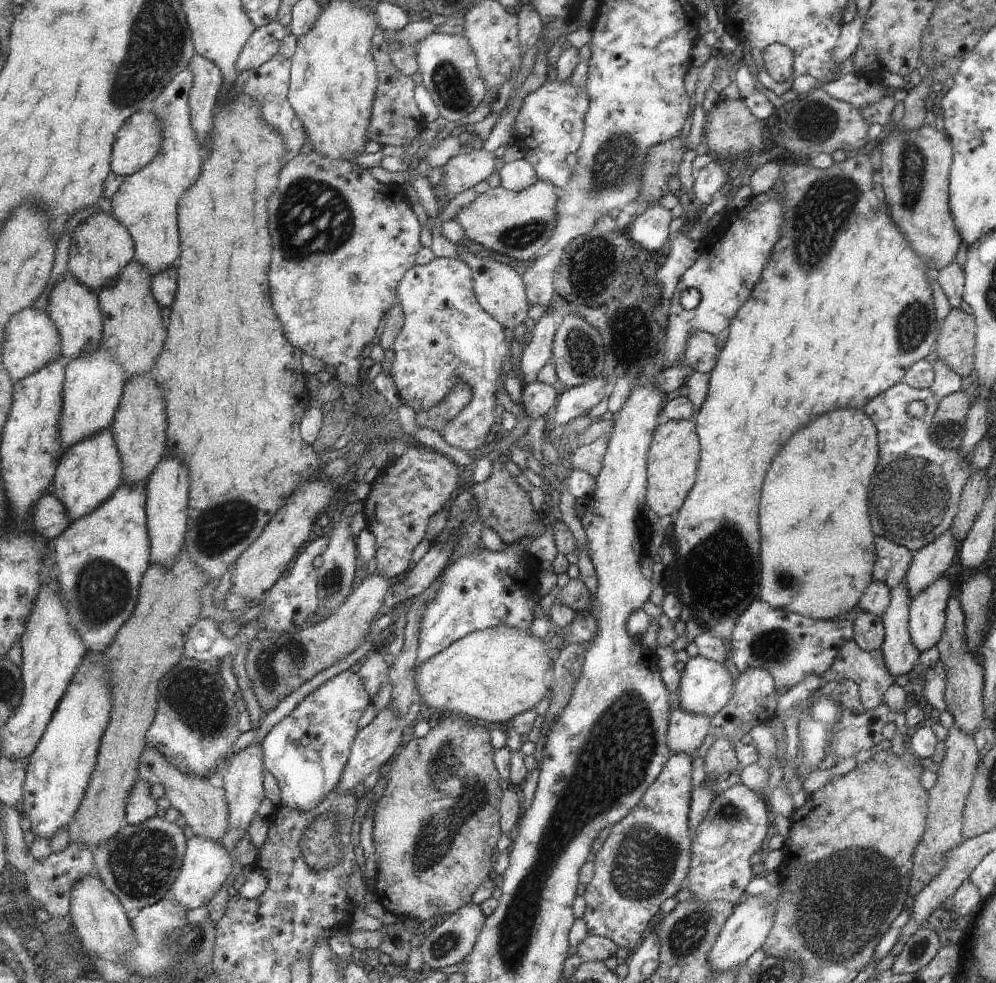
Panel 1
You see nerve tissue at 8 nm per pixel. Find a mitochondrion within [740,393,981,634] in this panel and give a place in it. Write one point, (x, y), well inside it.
(912, 495)

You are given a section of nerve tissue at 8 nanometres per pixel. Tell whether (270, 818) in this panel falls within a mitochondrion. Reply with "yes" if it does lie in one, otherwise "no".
no

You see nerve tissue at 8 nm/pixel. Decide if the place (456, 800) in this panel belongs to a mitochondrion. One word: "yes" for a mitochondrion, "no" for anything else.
yes

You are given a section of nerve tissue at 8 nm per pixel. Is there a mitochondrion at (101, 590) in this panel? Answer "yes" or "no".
yes

